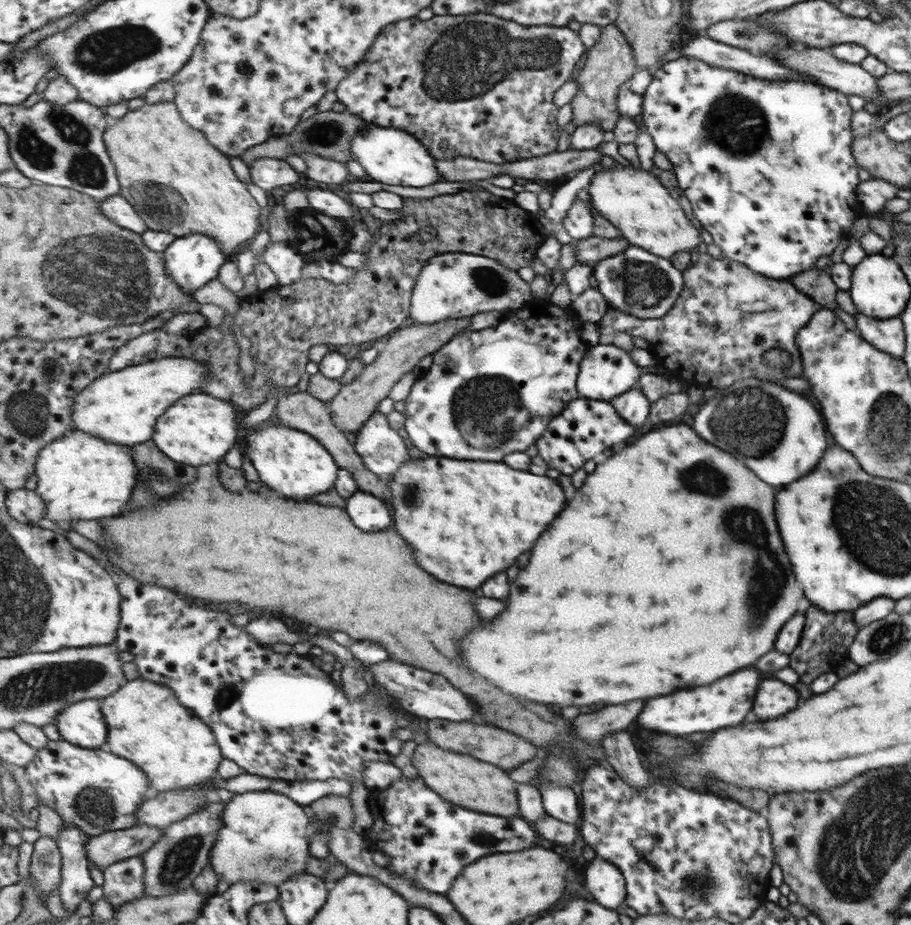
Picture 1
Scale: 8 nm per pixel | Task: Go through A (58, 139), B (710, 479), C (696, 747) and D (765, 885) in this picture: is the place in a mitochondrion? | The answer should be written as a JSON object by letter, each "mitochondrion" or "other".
{"A":"mitochondrion","B":"mitochondrion","C":"other","D":"other"}

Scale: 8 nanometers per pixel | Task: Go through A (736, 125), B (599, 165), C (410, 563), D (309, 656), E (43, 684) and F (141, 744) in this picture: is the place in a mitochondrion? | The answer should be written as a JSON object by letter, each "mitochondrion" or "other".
{"A":"mitochondrion","B":"other","C":"other","D":"other","E":"mitochondrion","F":"other"}

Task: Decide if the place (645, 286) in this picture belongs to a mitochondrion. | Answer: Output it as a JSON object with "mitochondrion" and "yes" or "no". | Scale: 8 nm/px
{"mitochondrion":"yes"}

